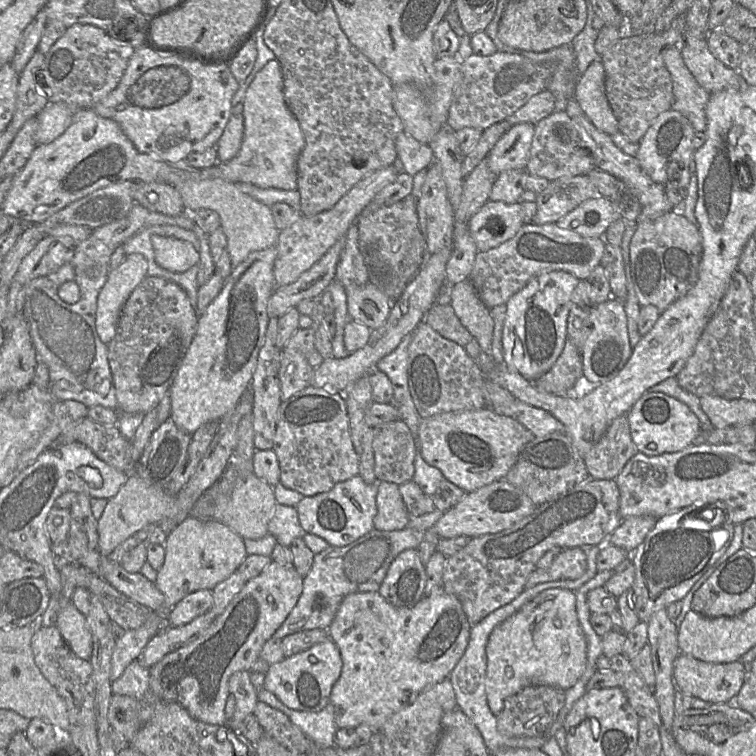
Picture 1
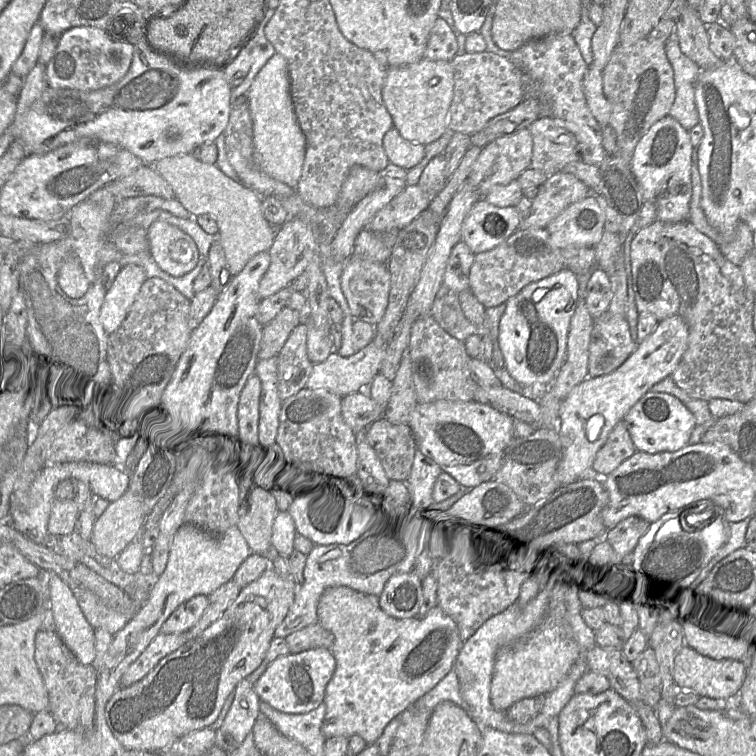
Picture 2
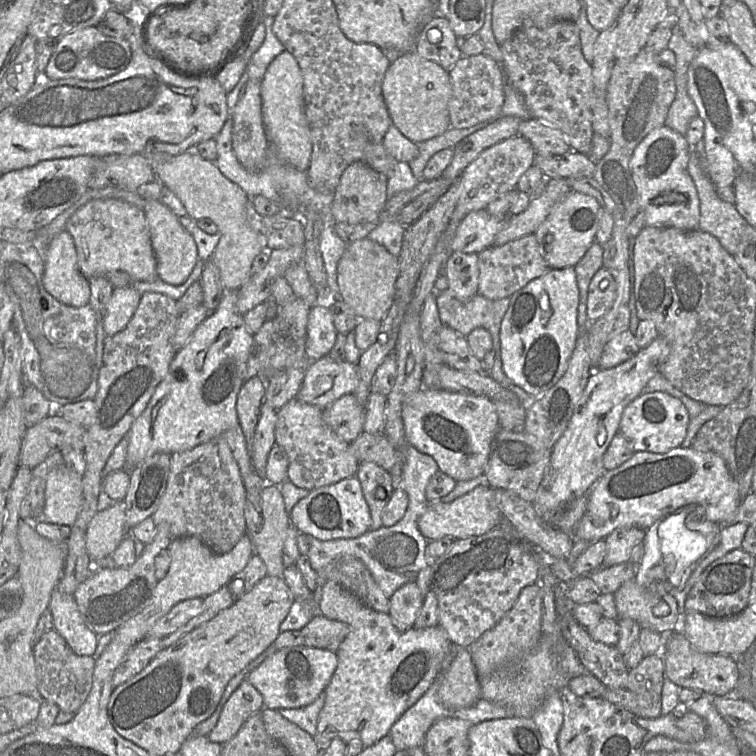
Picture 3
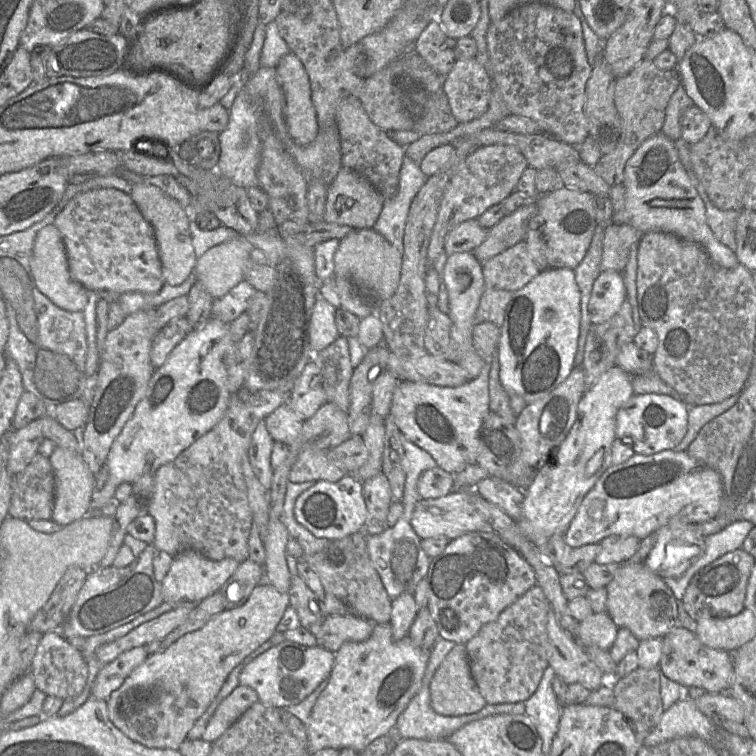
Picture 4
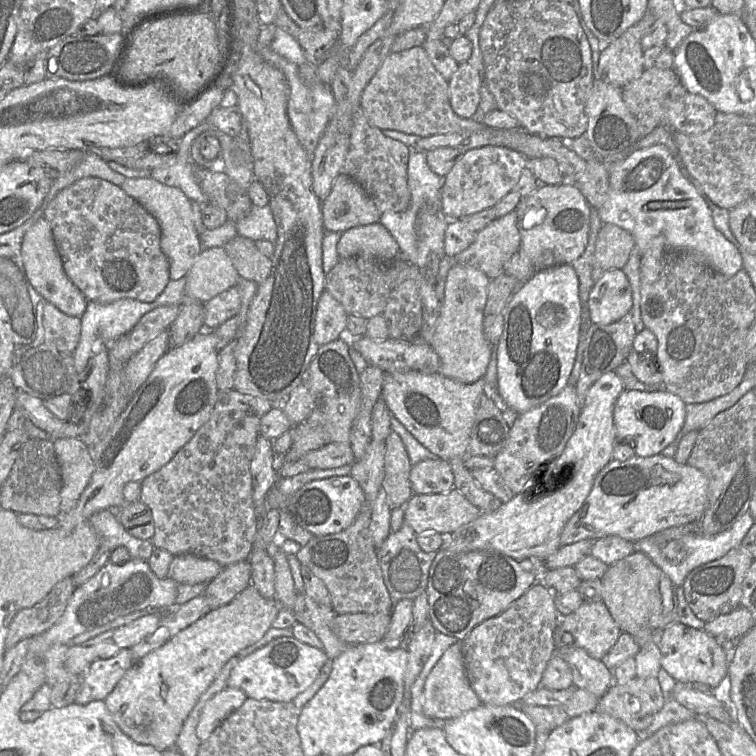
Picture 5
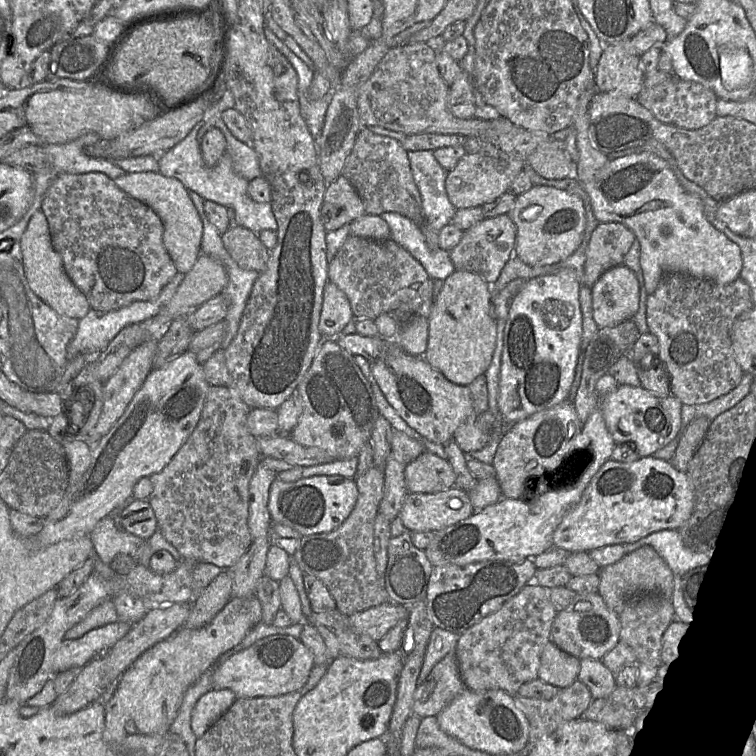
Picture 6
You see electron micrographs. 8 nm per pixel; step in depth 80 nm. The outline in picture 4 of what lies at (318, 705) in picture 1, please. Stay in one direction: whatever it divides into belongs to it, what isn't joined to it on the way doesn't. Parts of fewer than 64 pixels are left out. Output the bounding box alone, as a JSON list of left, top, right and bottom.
[239,640,335,708]

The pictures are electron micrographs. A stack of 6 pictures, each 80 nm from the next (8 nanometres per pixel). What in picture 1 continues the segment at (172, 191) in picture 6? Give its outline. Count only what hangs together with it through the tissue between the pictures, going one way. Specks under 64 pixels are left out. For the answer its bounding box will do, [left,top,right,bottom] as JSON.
[151,235,200,272]

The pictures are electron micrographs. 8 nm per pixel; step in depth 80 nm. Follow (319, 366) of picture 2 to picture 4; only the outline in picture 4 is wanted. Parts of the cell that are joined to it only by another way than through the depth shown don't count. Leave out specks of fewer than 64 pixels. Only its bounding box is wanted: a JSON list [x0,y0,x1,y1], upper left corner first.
[287,359,327,421]

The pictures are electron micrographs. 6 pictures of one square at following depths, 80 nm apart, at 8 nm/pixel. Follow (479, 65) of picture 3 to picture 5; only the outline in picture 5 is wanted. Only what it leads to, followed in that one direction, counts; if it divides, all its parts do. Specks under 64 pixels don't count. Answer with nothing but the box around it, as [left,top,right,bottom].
[448,61,483,119]

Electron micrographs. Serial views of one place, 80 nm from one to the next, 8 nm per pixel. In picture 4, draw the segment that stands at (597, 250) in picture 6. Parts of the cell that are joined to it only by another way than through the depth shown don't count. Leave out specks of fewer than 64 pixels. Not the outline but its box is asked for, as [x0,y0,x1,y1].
[602,223,641,272]

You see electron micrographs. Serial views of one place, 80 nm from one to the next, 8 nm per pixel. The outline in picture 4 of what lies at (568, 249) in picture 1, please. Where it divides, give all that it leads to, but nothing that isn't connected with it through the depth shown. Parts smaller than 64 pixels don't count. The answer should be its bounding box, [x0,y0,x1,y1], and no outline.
[482,241,540,292]

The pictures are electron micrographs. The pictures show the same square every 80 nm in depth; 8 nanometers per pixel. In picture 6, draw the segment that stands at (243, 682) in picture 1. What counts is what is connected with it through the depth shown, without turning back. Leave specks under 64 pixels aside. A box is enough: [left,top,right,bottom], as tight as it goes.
[191,689,236,738]

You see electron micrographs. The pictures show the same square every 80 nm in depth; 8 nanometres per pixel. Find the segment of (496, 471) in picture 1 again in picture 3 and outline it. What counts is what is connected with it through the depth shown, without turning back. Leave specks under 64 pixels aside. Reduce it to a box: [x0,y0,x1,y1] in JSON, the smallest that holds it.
[402,387,500,482]

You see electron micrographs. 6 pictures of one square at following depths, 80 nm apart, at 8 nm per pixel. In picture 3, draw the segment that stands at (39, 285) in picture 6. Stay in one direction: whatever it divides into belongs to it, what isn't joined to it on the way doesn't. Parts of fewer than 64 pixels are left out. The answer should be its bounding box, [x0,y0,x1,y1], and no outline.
[42,229,89,307]

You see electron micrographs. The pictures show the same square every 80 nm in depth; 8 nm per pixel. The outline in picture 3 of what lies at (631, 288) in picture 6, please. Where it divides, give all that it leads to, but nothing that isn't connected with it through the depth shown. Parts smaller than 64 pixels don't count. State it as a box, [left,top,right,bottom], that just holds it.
[587,267,616,322]

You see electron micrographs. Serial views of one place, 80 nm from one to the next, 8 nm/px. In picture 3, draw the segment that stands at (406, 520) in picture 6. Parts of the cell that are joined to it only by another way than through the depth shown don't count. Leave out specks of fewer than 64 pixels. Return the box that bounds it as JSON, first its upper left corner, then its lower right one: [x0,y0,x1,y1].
[418,484,502,541]

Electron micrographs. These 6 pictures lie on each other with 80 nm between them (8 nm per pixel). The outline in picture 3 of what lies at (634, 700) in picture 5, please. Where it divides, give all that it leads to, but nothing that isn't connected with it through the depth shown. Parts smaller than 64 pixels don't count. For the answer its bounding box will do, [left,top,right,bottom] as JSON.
[625,653,664,718]

